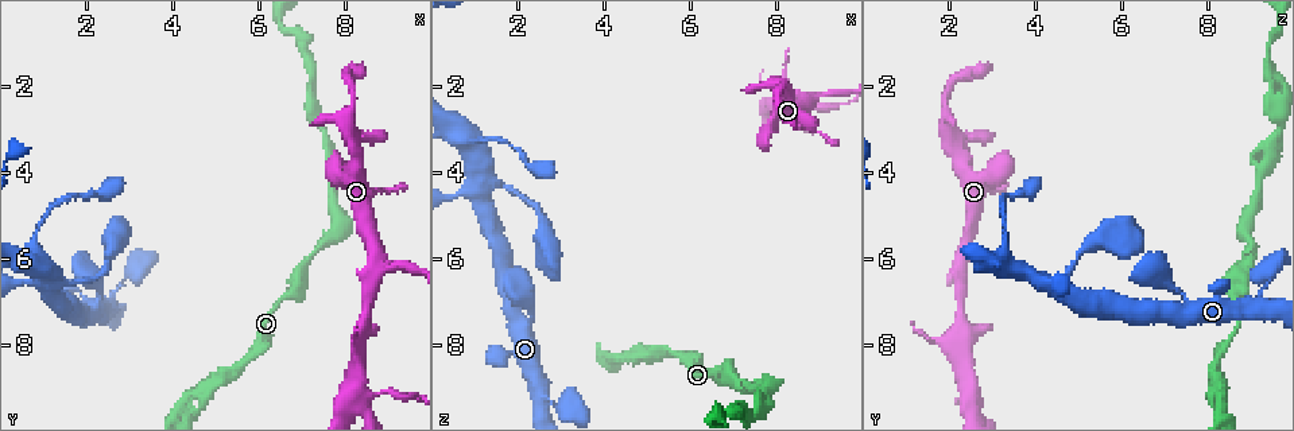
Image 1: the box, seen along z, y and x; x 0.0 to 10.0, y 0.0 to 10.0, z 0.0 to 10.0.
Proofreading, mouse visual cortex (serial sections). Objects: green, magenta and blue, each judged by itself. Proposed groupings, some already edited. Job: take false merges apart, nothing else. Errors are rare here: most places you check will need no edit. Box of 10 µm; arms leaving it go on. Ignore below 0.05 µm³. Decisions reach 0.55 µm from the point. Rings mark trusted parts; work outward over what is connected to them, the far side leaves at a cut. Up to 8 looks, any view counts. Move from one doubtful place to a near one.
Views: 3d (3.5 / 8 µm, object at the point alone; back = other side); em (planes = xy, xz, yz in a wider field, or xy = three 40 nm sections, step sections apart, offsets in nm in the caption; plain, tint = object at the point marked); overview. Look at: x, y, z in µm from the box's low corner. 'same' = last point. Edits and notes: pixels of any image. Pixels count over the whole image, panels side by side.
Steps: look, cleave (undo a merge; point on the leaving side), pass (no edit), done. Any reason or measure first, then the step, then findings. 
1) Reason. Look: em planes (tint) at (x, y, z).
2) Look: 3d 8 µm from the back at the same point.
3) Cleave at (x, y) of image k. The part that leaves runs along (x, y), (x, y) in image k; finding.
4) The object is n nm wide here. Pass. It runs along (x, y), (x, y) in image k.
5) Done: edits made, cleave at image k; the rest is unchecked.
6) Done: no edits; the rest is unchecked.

Thick turns thin. Look: 3d 3.5 µm at (4.85, 9.05, 8.20).

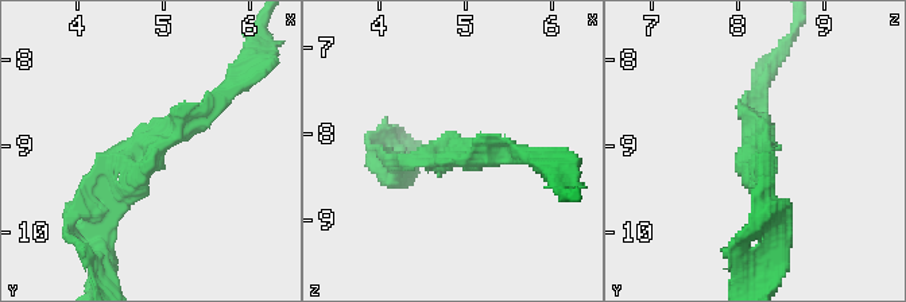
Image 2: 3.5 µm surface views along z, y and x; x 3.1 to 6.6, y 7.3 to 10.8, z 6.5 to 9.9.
3 arms meet here; the arms are 150, 200, 200 nm wide; need the tissue. Look: em xy step 3 (tint) at (4.85, 9.00, 8.25).

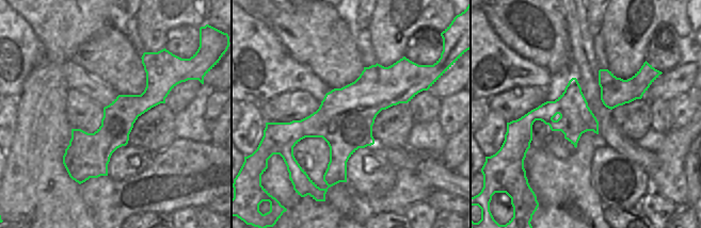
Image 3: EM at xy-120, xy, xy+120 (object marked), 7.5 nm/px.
Another direction. Look: em xy step 1 (tint) at the same point.

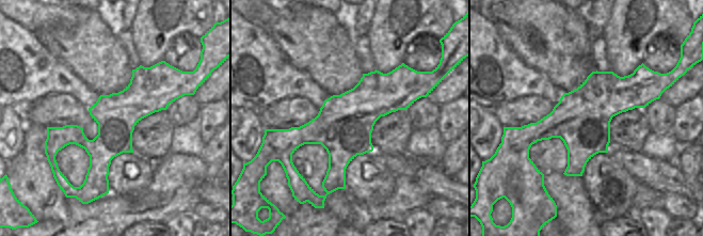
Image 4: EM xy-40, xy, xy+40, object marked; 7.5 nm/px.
Pass. It runs along (219, 96), (86, 196) in image 2; one cell here.

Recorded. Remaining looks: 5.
A fork. Look: 3d 3.5 µm at (8.65, 6.10, 2.35).

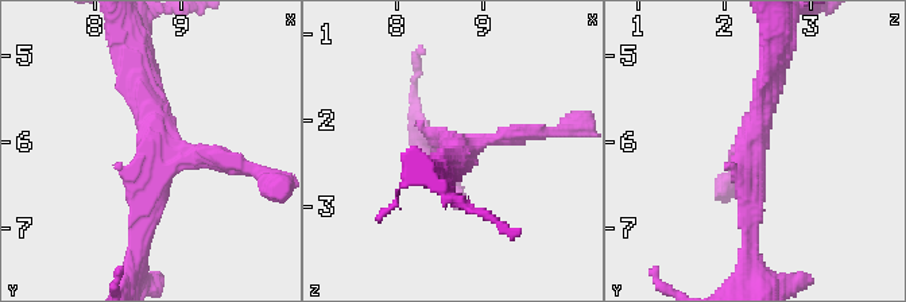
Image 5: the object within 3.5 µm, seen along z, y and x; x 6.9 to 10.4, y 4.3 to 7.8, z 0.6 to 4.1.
Look: em xy step 5 (tint) at (8.75, 6.10, 2.35).

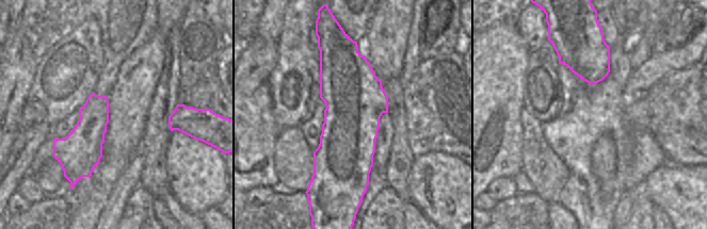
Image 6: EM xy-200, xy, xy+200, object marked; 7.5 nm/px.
The arms are 200, 300, 300 nm wide. Pass. It runs along (774, 65), (750, 153), (750, 239) in image 5; continuous, no second cell.

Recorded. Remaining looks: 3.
Four or more arms meet. Look: 3d 3.5 µm from the back at (8.30, 9.05, 2.45).

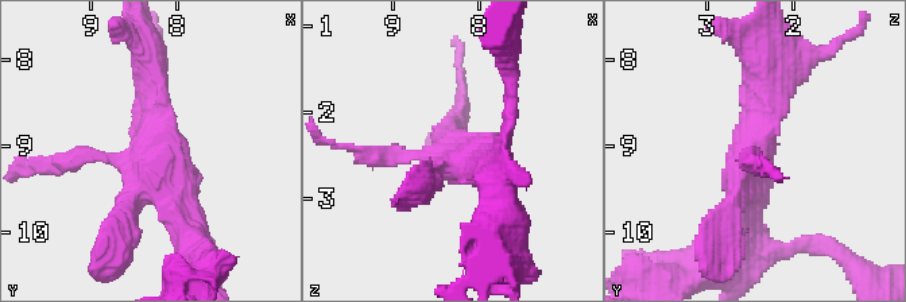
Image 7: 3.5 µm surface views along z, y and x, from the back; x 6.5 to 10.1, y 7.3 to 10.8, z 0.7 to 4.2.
Now the EM. Look: em xy step 3 (tint) at (8.30, 9.00, 2.45).

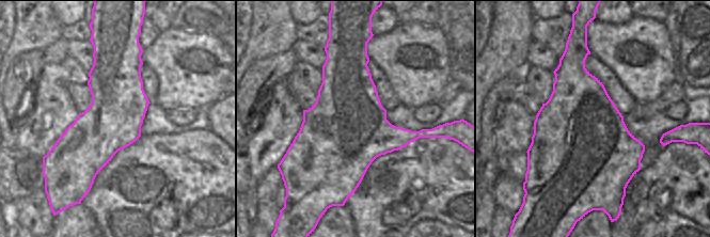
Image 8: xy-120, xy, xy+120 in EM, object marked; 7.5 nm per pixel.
Look: em planes (tint) at the same point.

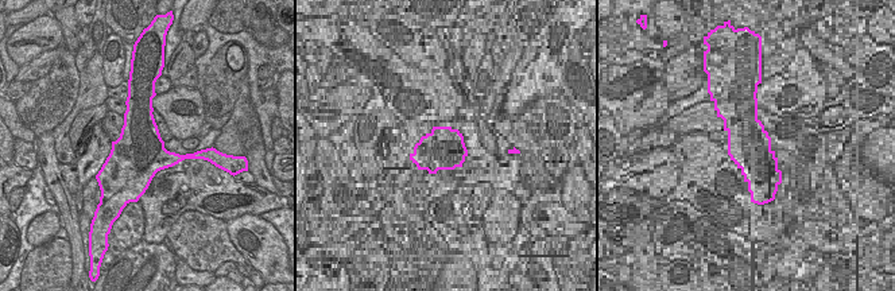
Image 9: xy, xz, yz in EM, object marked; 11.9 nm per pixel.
The object is 650 nm wide here. Pass. It runs along (761, 55), (761, 126), (726, 221) in image 7; continuous, no second cell.

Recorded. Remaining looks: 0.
Done: no edits; the rest is unchecked.

